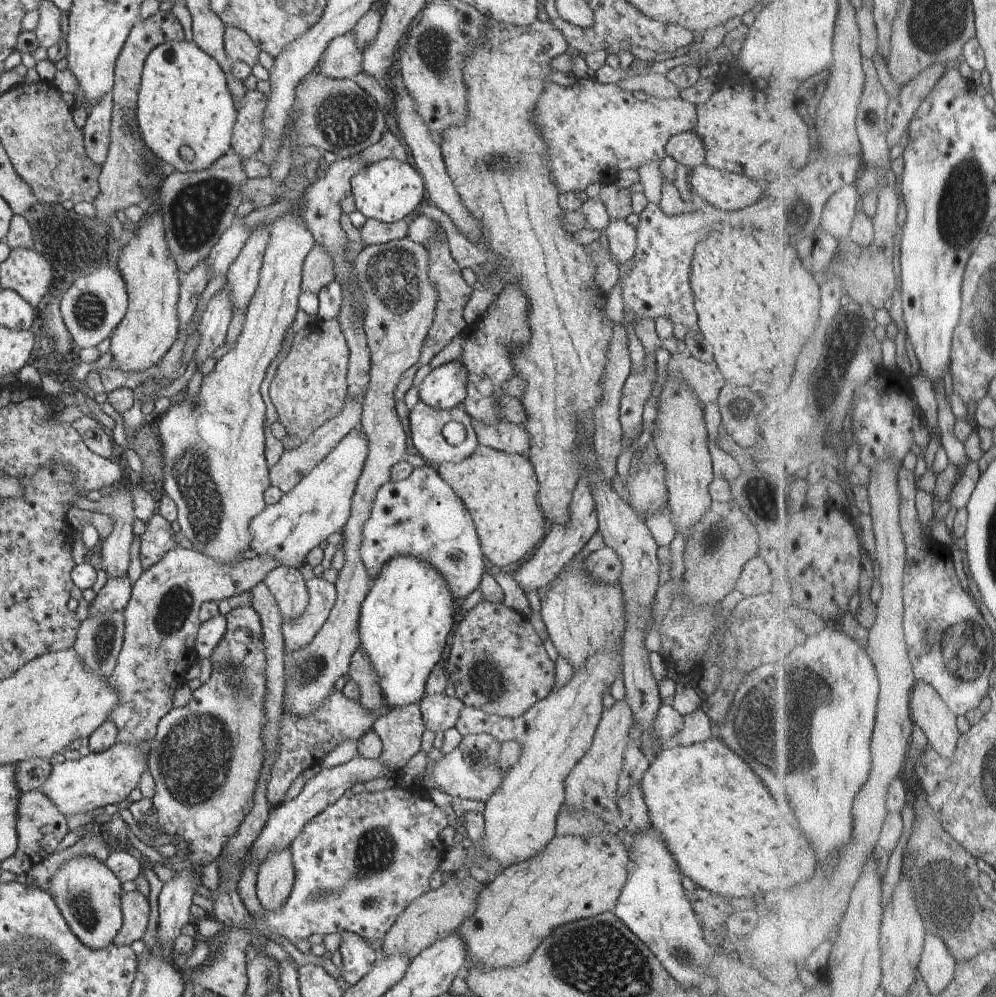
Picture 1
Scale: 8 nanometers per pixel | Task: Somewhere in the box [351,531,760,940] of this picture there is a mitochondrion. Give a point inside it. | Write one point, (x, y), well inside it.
(488, 682)

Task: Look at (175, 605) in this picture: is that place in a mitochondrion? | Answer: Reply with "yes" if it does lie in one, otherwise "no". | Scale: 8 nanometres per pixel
yes

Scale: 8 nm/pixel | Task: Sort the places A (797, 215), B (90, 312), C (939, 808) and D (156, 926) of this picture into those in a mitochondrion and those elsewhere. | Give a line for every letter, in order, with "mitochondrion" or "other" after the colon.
A: mitochondrion
B: mitochondrion
C: other
D: other

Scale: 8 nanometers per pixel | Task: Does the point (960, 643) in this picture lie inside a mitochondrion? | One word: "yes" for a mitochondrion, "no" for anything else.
yes

